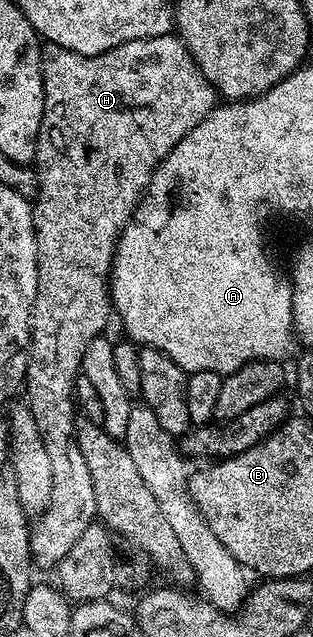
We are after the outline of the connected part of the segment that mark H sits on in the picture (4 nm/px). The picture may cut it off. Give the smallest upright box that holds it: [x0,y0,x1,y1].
[26,34,218,568]

